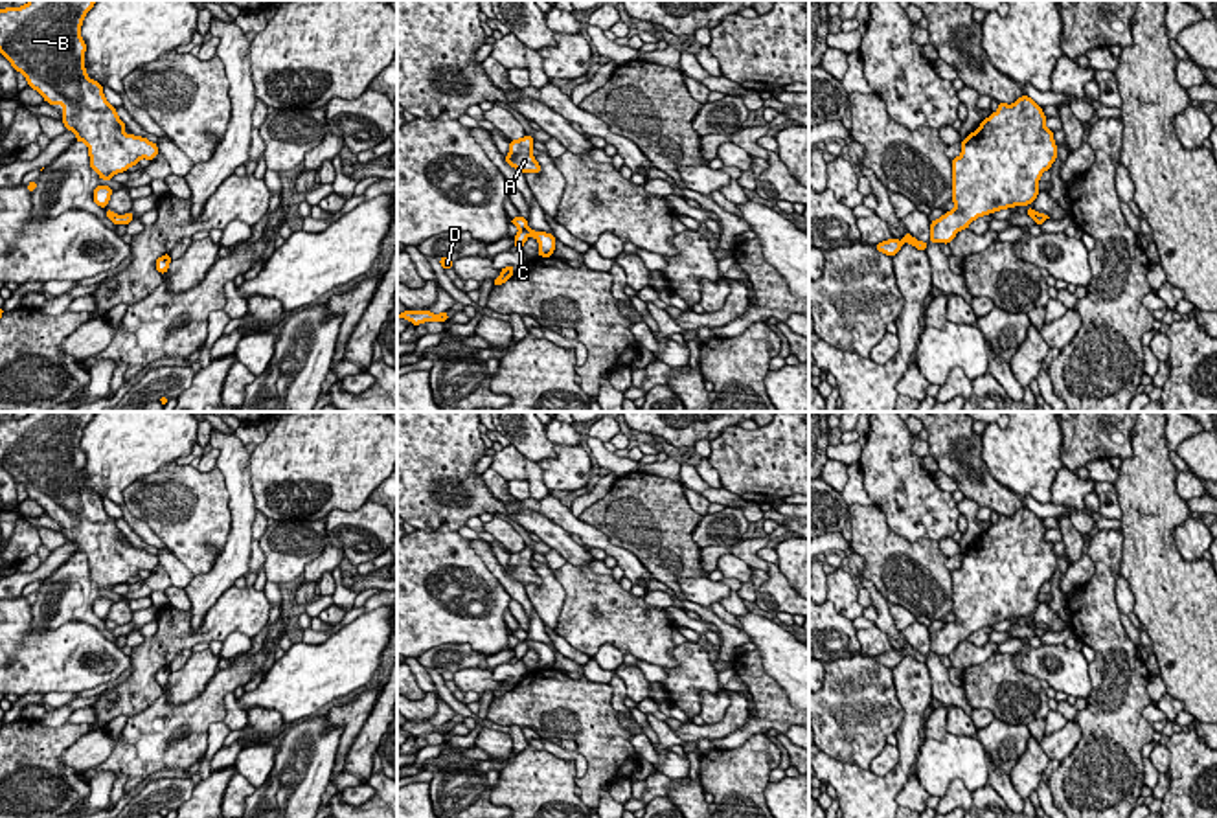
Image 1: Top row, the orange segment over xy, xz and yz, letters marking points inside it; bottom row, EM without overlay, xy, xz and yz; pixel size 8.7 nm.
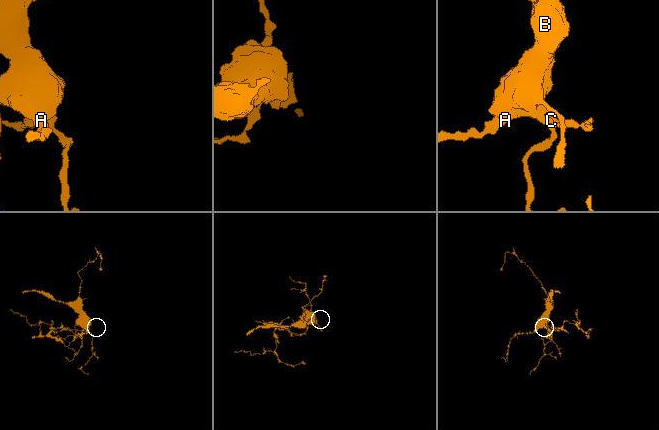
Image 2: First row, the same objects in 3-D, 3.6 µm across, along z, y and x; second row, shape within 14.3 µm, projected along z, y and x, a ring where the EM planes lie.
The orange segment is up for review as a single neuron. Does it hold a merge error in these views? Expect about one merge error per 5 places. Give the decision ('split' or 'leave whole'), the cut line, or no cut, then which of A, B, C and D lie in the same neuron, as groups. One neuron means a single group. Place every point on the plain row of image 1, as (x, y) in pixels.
split | xz (521, 640), (528, 646) | A B D / C

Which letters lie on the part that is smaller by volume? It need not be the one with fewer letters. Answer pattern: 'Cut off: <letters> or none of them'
Cut off: C

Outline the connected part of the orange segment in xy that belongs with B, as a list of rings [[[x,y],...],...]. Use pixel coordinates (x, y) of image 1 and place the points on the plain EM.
[[[29,412],[22,419],[0,421],[0,465],[26,487],[28,498],[35,500],[44,513],[64,518],[66,542],[74,542],[75,553],[88,557],[90,579],[99,590],[112,592],[140,570],[153,572],[158,557],[147,550],[125,546],[127,537],[118,529],[116,518],[105,511],[103,498],[86,487],[81,436],[94,415],[96,412]]]

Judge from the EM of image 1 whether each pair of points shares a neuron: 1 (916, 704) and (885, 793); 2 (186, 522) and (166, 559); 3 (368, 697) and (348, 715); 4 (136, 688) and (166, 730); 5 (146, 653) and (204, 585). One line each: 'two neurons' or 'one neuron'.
1: one neuron
2: two neurons
3: one neuron
4: two neurons
5: two neurons

